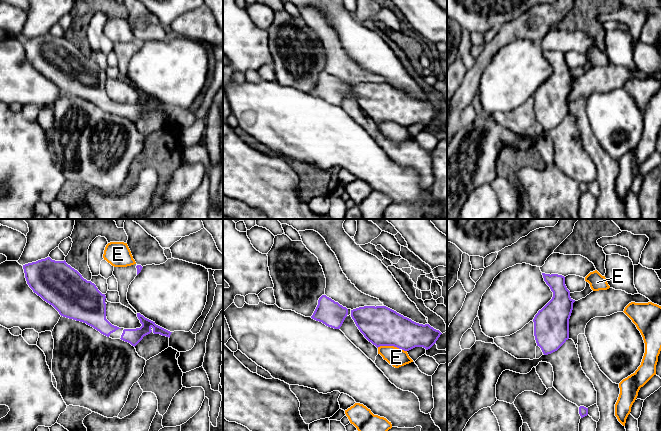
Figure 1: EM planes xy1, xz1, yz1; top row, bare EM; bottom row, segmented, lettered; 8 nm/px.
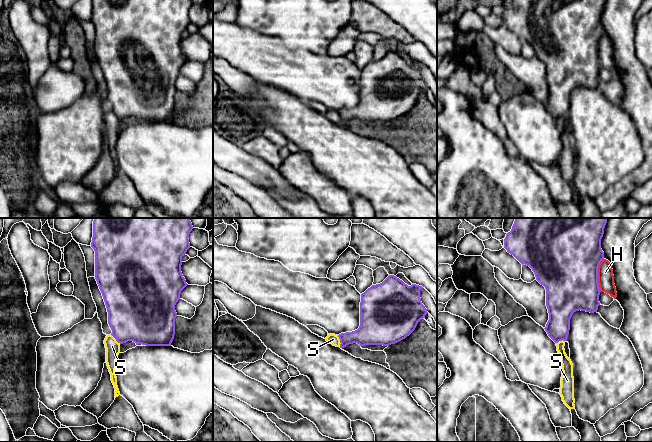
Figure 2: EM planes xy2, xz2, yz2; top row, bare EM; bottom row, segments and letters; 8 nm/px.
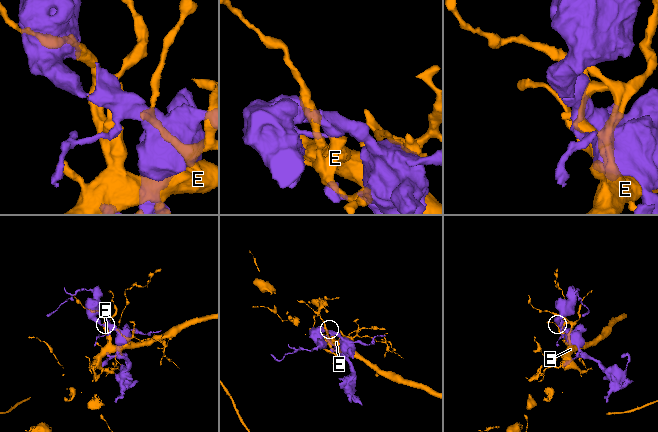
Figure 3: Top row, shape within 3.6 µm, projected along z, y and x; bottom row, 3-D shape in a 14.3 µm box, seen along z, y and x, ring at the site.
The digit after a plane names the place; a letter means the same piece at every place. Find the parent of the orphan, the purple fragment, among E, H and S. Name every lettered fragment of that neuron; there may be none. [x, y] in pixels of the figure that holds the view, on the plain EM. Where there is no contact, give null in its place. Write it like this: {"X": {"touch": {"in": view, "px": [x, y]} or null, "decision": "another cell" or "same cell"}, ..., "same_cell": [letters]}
{"E": {"touch": {"in": "xz1", "px": [392, 121]}, "decision": "another cell"}, "H": {"touch": {"in": "yz2", "px": [597, 51]}, "decision": "another cell"}, "S": {"touch": {"in": "xz2", "px": [340, 117]}, "decision": "another cell"}, "same_cell": []}

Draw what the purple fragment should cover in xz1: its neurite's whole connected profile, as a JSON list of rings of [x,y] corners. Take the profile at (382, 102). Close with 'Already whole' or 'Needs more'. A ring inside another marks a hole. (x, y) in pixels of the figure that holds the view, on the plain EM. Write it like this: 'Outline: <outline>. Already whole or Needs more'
Outline: [[[364,82],[351,86],[351,93],[364,113],[375,121],[394,122],[404,127],[415,123],[430,125],[442,110],[429,100],[419,100],[386,82]]]. Already whole

